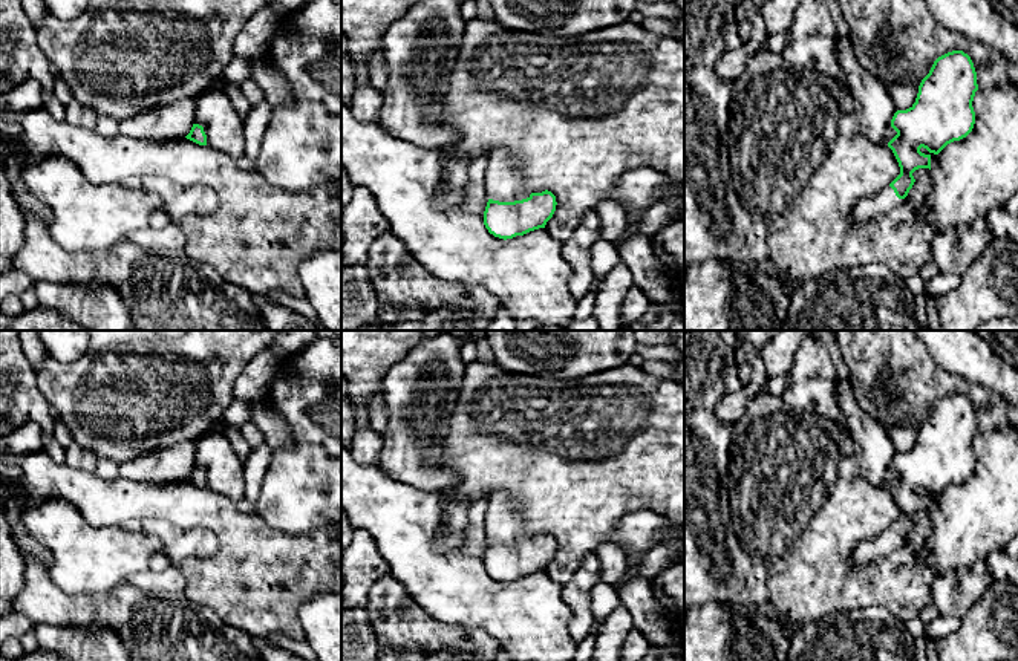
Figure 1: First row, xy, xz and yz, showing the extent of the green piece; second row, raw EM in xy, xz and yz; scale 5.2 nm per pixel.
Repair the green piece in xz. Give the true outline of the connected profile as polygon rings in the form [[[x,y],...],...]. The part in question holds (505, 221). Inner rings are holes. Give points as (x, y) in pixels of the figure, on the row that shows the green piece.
[[[505,148],[487,158],[485,191],[488,202],[484,225],[499,239],[513,239],[545,228],[556,211],[556,196],[548,190],[527,191],[514,158]]]

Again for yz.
[[[963,50],[938,57],[922,80],[915,103],[897,110],[891,127],[897,135],[888,142],[900,174],[874,197],[854,204],[847,220],[857,228],[900,205],[912,188],[912,173],[931,170],[931,155],[966,138],[975,124],[972,101],[978,90],[974,63]]]

